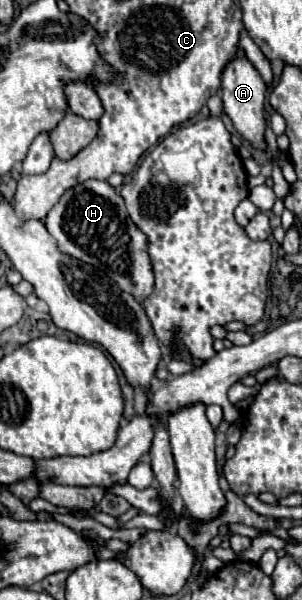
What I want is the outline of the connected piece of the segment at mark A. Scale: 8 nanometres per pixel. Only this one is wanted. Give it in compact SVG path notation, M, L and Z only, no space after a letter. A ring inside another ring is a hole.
M237 54L221 74L221 98L223 110L233 120L235 128L243 138L247 138L255 148L265 148L263 132L265 132L265 118L263 118L263 104L265 104L267 86L255 66L249 62L245 54Z

